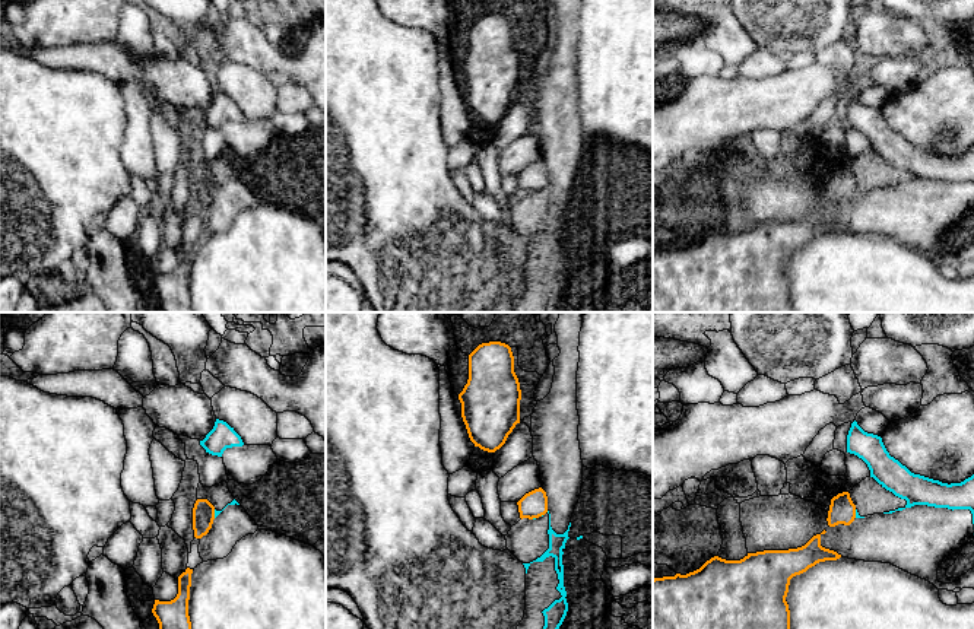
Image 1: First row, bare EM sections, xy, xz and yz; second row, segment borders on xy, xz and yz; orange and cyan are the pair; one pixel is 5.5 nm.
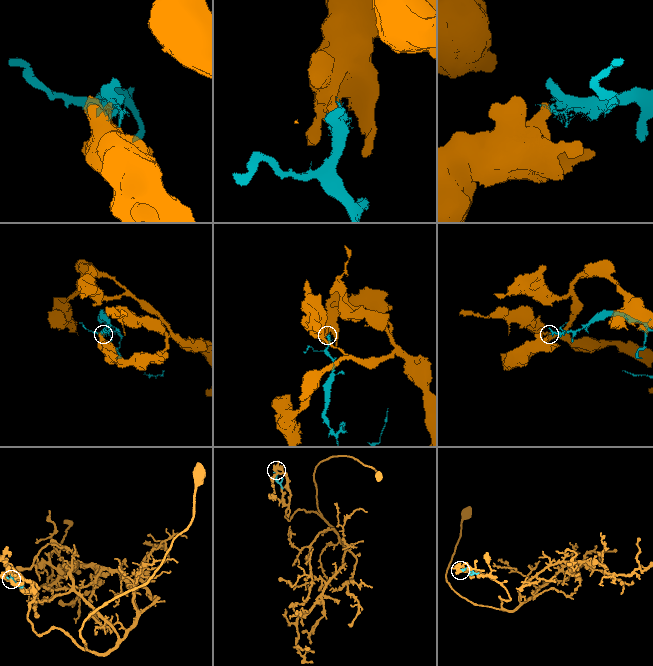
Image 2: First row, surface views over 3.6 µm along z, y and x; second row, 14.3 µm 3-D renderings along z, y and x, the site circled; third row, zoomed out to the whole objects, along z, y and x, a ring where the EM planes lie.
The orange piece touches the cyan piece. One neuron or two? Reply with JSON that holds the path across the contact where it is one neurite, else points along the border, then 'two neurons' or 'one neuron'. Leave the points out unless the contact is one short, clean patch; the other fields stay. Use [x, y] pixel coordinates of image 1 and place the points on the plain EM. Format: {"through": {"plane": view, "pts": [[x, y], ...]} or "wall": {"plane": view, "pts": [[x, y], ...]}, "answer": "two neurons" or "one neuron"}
{"wall": {"plane": "xy", "pts": [[213, 183], [215, 190]]}, "answer": "two neurons"}

